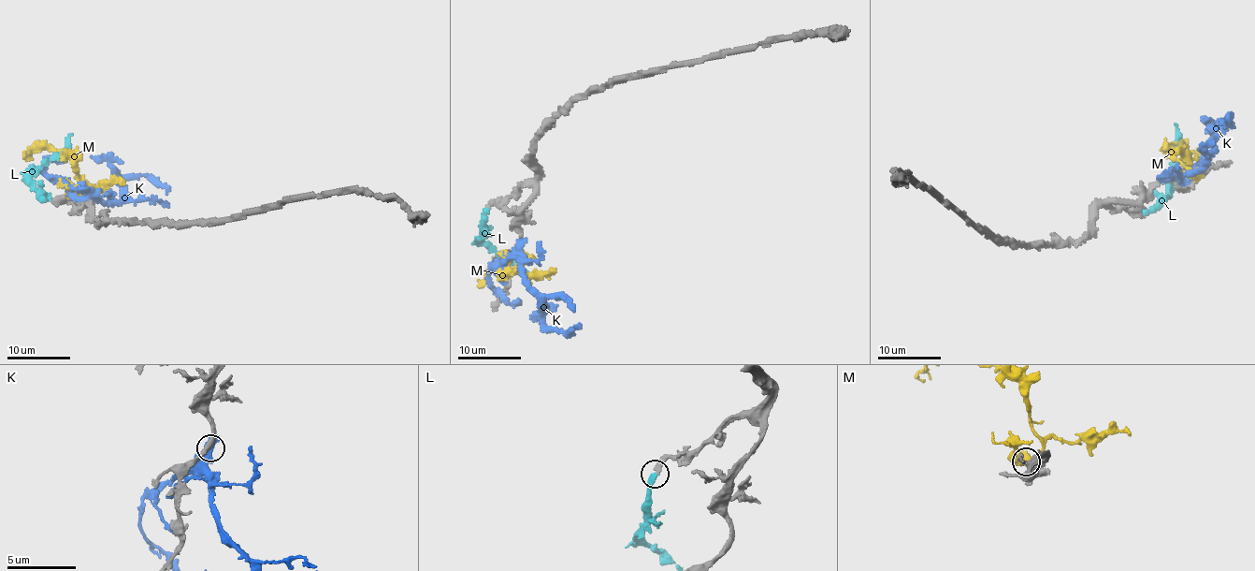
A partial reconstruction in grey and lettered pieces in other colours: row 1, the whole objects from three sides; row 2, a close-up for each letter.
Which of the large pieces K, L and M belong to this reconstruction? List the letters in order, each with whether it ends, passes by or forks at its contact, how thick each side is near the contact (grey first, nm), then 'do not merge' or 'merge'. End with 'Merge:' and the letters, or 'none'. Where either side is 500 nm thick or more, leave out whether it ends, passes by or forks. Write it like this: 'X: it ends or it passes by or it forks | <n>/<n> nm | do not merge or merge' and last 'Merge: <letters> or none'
K: 360/600 nm | do not merge
L: it ends | 280/320 nm | merge
M: 280/550 nm | do not merge
Merge: L

